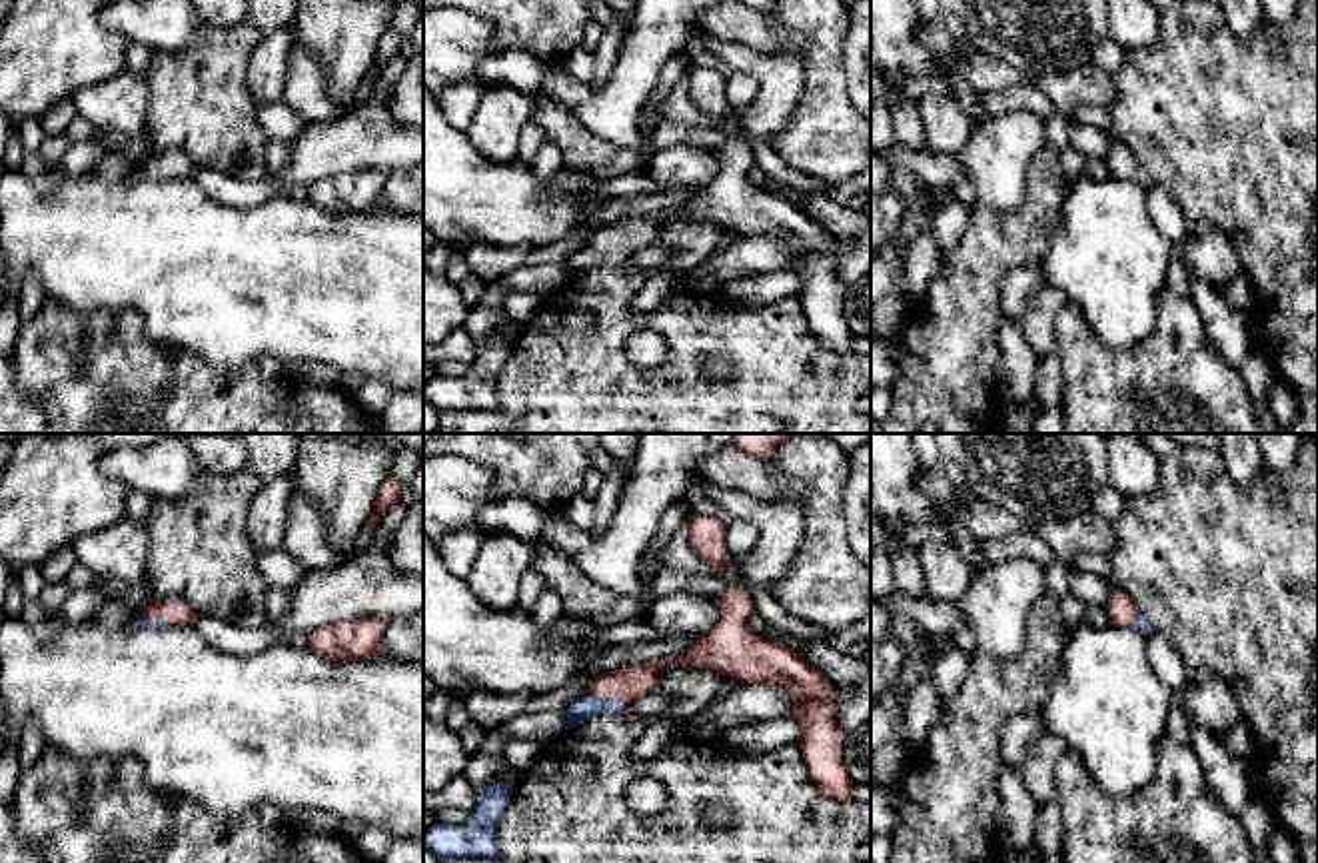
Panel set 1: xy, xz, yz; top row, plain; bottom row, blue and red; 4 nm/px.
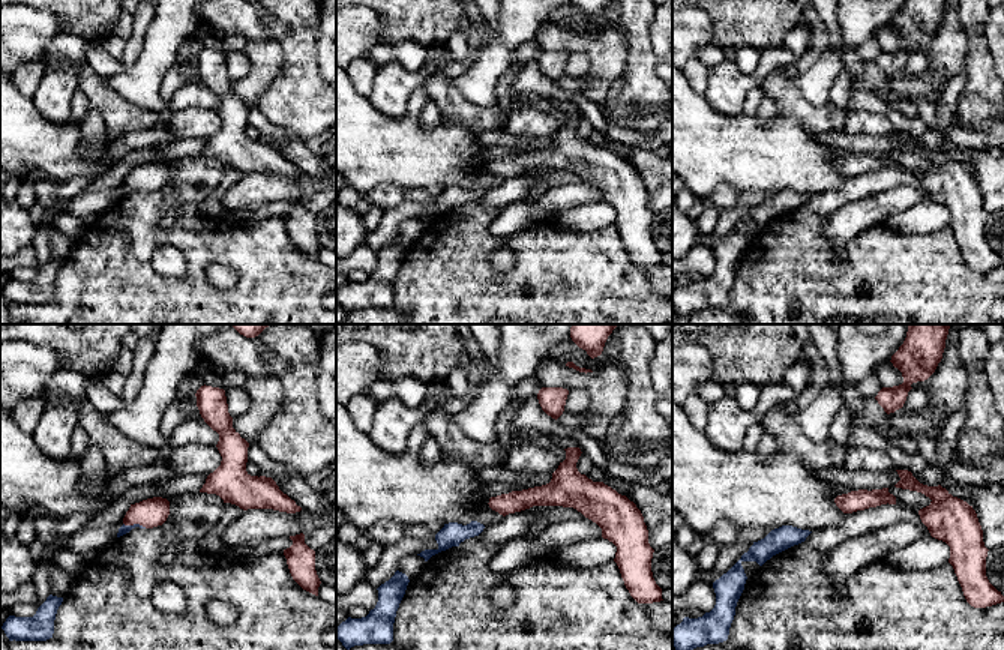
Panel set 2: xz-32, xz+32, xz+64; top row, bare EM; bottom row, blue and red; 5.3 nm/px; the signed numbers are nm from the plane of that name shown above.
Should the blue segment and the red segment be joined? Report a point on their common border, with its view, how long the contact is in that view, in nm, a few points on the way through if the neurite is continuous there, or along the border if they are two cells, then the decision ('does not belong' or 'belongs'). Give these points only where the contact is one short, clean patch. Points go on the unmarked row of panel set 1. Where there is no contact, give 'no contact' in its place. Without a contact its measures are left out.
contact xz (608, 248); length 170 nm; way xz (586, 258), (608, 248), (628, 236); belongs

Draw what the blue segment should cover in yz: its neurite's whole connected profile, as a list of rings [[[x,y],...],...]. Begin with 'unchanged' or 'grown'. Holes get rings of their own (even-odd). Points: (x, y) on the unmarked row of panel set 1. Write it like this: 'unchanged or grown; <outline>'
grown; [[[1112,142],[1104,160],[1110,178],[1132,180],[1146,190],[1154,184],[1150,174],[1140,166],[1136,154],[1122,142]]]

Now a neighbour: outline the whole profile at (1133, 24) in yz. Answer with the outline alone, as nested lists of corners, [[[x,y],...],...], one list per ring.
[[[1106,0],[1108,36],[1122,48],[1150,48],[1160,32],[1160,10],[1150,0]]]

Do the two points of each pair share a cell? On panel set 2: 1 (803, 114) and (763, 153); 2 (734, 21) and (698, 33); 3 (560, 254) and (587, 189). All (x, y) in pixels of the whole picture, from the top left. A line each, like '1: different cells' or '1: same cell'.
1: different cells
2: different cells
3: different cells

